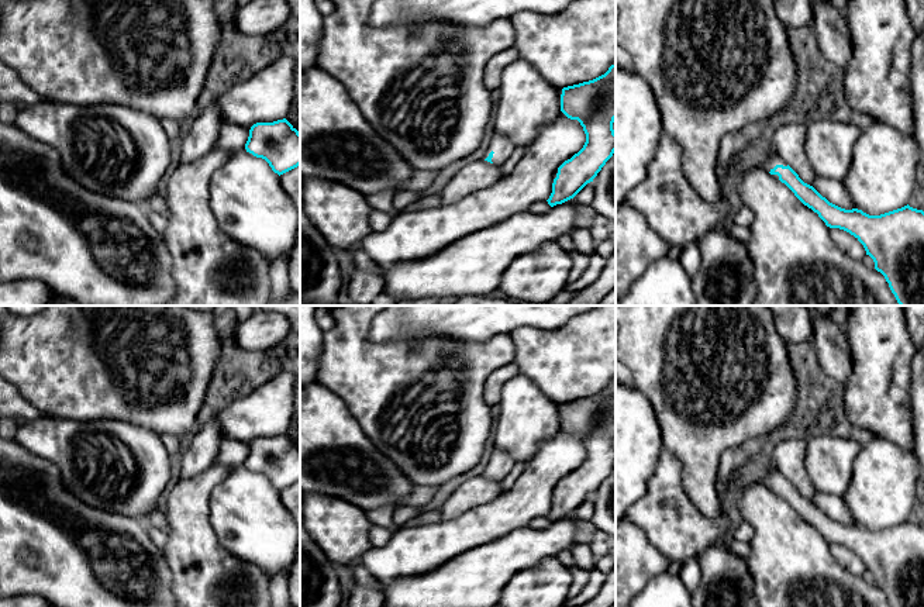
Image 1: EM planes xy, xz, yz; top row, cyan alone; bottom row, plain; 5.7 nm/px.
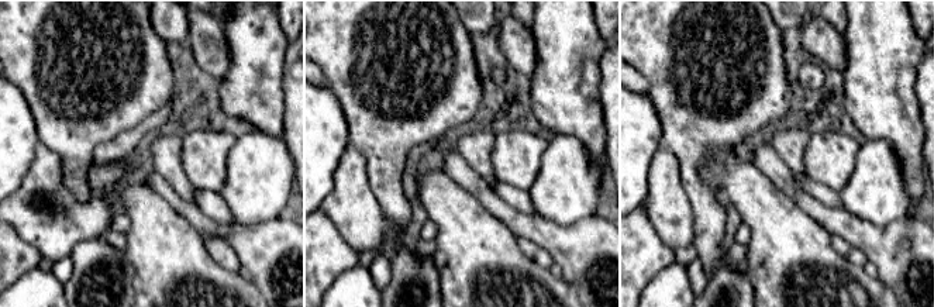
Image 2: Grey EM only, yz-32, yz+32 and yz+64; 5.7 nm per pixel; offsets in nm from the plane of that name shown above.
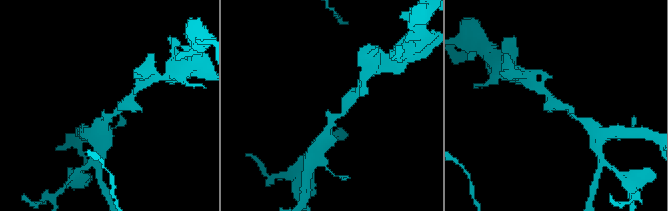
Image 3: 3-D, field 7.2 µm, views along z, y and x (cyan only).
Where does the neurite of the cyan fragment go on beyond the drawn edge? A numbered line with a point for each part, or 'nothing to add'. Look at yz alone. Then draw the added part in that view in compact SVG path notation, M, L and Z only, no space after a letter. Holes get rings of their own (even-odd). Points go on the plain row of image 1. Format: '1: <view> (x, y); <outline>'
1: yz (772, 473); M773 463L773 465L768 466L763 473L763 484L766 487L770 487L776 480L787 482L787 479L779 472L776 465Z

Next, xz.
1: xz (503, 462); M494 449L492 458L489 459L489 465L485 470L485 475L489 472L492 466L494 468L492 477L494 480L503 482L516 466L516 461L510 453L500 449Z

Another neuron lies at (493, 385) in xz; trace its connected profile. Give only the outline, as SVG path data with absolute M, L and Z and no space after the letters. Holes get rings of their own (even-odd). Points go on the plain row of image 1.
M514 362L494 370L485 382L485 401L490 407L499 404L503 386L518 373L518 366Z

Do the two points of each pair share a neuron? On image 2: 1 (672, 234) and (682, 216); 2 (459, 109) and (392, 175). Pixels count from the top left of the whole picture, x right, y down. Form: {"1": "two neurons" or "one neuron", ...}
{"1": "one neuron", "2": "one neuron"}

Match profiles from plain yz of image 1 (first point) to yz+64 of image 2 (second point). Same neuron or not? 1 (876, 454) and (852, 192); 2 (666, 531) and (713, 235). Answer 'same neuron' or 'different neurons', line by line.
1: same neuron
2: different neurons

